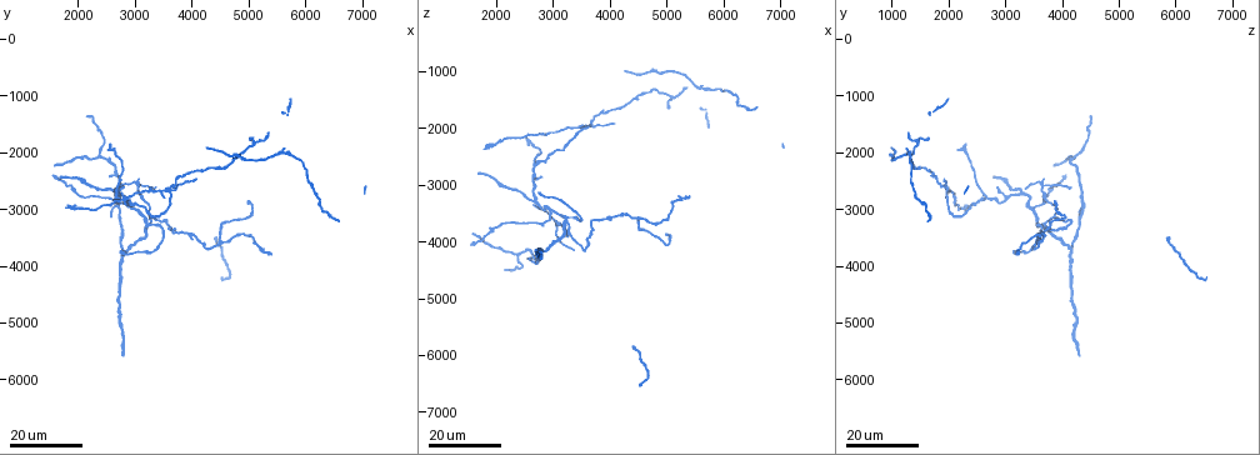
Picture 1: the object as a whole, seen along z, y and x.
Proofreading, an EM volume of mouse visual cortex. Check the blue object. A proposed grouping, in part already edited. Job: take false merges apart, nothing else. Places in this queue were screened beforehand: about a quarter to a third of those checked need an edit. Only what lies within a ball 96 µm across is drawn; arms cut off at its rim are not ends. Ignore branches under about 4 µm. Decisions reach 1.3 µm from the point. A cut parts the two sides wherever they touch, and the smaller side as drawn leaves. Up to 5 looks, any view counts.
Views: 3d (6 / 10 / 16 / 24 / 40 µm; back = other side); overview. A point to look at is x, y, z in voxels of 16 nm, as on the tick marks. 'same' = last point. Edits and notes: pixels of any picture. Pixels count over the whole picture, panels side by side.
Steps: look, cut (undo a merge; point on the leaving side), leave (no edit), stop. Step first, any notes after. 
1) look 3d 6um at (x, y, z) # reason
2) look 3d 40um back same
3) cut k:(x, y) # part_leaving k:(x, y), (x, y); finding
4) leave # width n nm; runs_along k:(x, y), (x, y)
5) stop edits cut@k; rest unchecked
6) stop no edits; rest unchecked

look 3d 16um at (5000, 3100, 4050) # thick turns thin

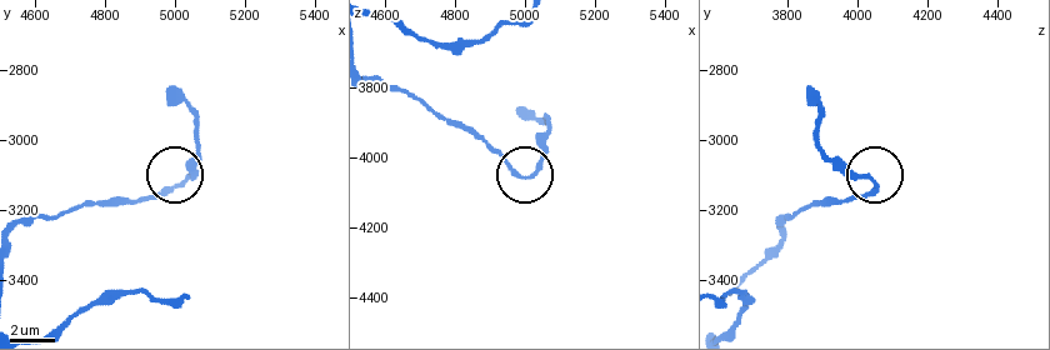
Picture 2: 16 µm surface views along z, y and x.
look 3d 6um at (5030, 3110, 4030)

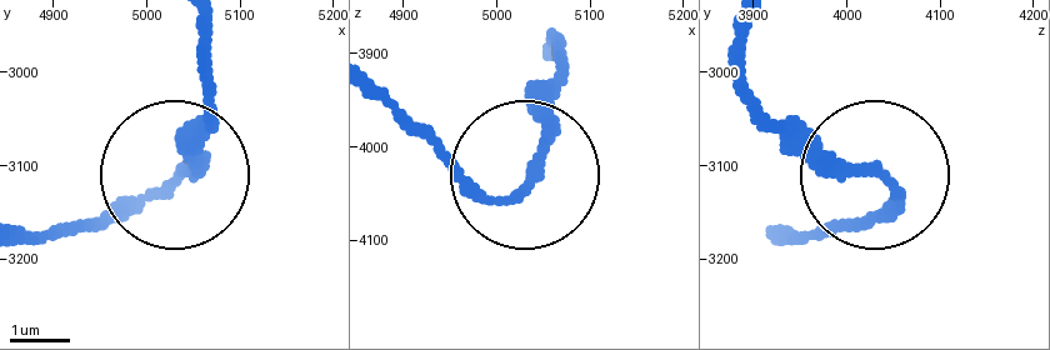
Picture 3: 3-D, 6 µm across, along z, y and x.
leave # runs_along 3:(375, 83), (510, 191), (539, 138), (554, 53); continuous, no second neuron

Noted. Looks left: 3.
look 3d 24um at (3000, 2600, 3700) # branch point

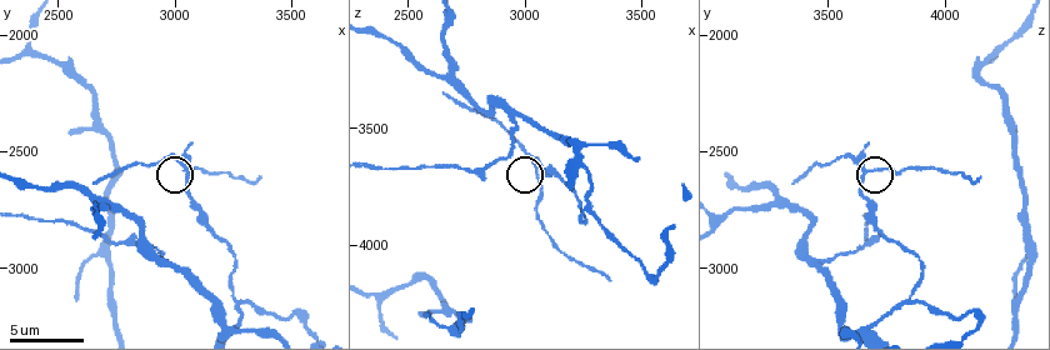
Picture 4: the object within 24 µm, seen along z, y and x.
look 3d 10um at (3040, 2580, 3660) # zoom in

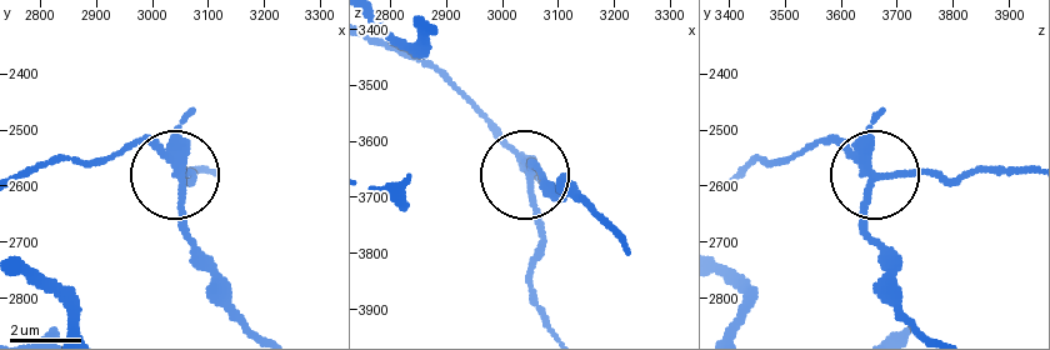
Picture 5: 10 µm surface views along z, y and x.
cut 5:(535, 214) # side_arm 9 um; part_leaving 5:(865, 168), (951, 183), (1024, 174); a second neuron is stuck on

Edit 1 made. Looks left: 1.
look 3d 6um at (2650, 2690, 3270) # two arms in line, one across

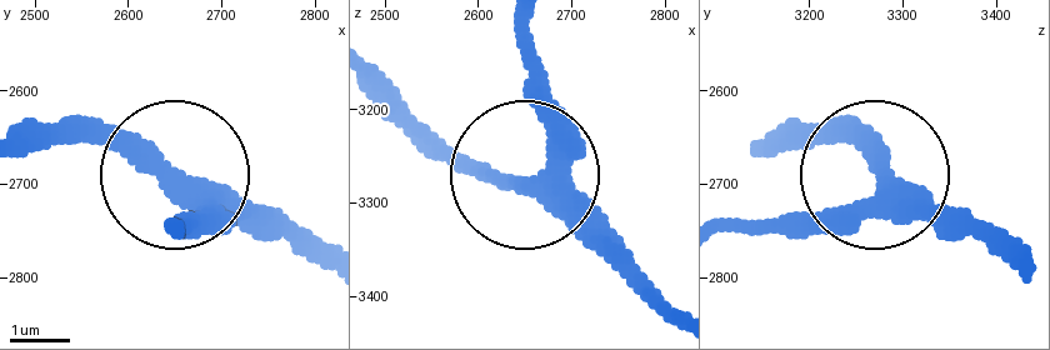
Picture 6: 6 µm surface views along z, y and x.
leave # side_arm 20 um; arms 3; one neuron here

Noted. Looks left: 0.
stop edits cut@5; rest unchecked

